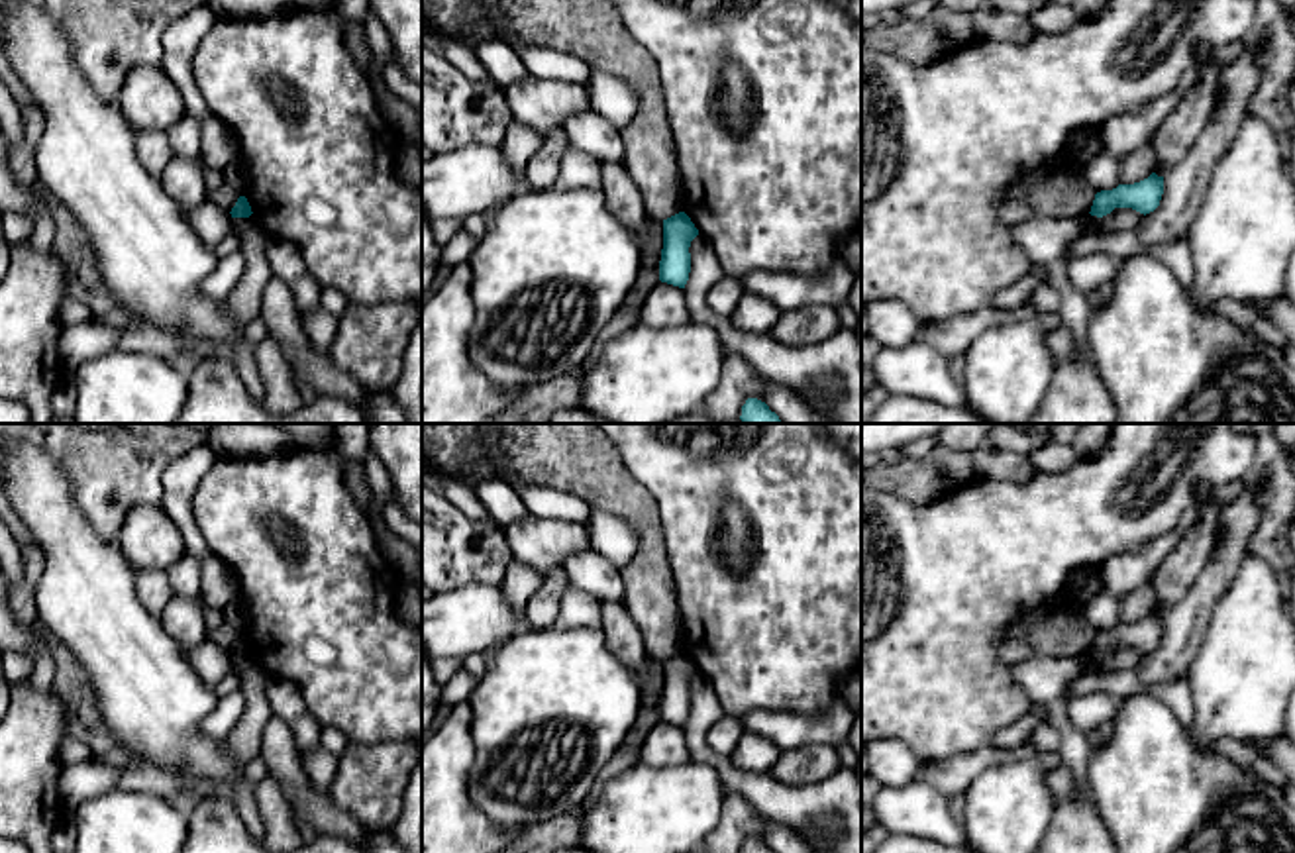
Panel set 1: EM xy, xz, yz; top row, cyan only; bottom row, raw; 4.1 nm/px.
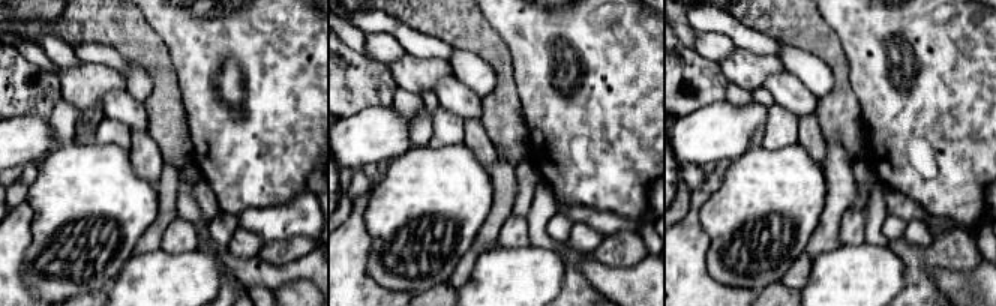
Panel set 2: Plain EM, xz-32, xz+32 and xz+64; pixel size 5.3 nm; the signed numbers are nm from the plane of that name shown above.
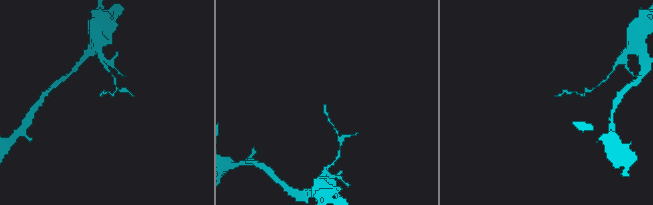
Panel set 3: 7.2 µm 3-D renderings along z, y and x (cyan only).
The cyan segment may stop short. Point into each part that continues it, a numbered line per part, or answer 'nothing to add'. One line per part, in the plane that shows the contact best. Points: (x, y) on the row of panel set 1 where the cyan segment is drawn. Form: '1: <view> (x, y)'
nothing to add

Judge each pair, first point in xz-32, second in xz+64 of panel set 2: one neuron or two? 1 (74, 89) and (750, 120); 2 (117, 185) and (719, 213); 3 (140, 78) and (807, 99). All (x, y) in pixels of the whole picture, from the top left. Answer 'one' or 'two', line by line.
1: two
2: one
3: two

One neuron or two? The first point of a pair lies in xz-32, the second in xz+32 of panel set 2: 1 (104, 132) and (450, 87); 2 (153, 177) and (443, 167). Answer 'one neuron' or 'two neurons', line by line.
1: one neuron
2: two neurons

